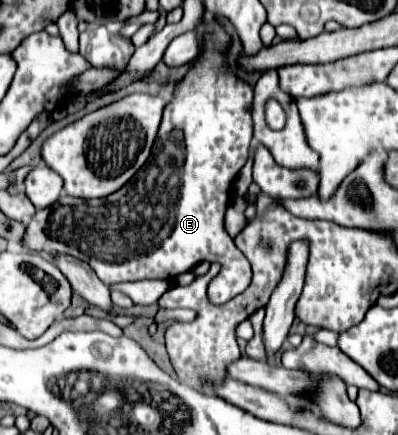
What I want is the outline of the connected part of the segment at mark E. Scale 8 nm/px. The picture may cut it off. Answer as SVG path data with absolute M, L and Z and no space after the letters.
M203 18L203 22L197 26L197 32L201 36L203 48L197 62L175 84L173 96L163 110L163 120L151 156L143 168L129 180L127 186L107 198L83 200L63 194L55 206L37 210L37 214L27 224L27 234L23 238L23 244L31 252L67 252L79 260L85 260L107 286L145 278L173 280L177 274L189 272L197 262L219 262L221 270L207 289L209 300L215 305L231 300L251 284L251 264L227 234L225 212L233 198L235 178L249 158L253 120L247 112L247 106L253 102L253 88L249 82L239 78L233 64L227 62L231 36L225 32L219 20Z

